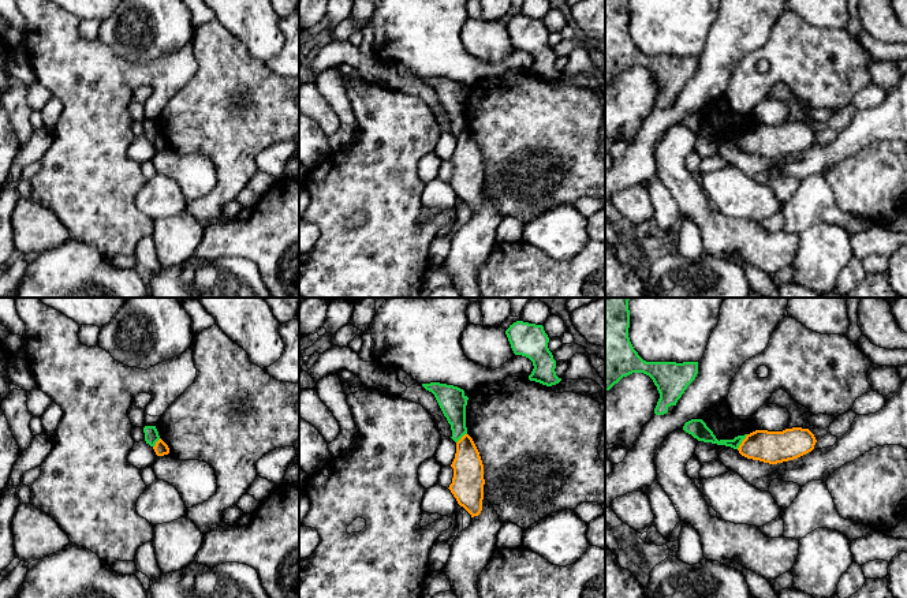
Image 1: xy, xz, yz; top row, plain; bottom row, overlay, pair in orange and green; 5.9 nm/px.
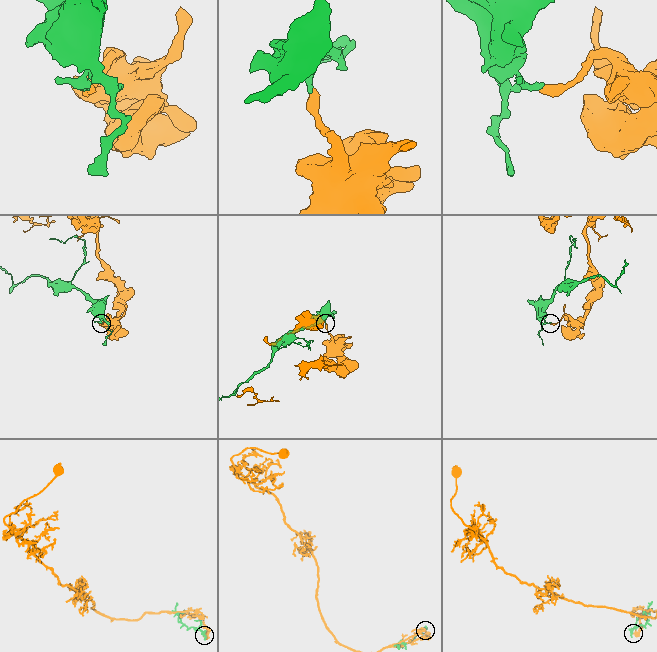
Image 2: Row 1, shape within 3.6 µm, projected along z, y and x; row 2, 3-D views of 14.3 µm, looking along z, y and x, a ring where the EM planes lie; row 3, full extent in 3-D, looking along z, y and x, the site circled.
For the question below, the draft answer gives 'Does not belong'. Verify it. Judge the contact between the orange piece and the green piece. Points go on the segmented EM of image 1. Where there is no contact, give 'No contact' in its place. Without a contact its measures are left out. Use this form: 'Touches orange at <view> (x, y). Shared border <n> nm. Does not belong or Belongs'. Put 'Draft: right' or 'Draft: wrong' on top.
Draft: right
Touches orange at yz (742, 441). Shared border 110 nm. Does not belong

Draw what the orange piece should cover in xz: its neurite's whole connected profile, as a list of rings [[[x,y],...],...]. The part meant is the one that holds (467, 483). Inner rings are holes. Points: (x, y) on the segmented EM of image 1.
[[[469,434],[456,442],[456,453],[451,467],[454,468],[454,478],[448,489],[471,517],[478,516],[484,500],[484,464]]]

